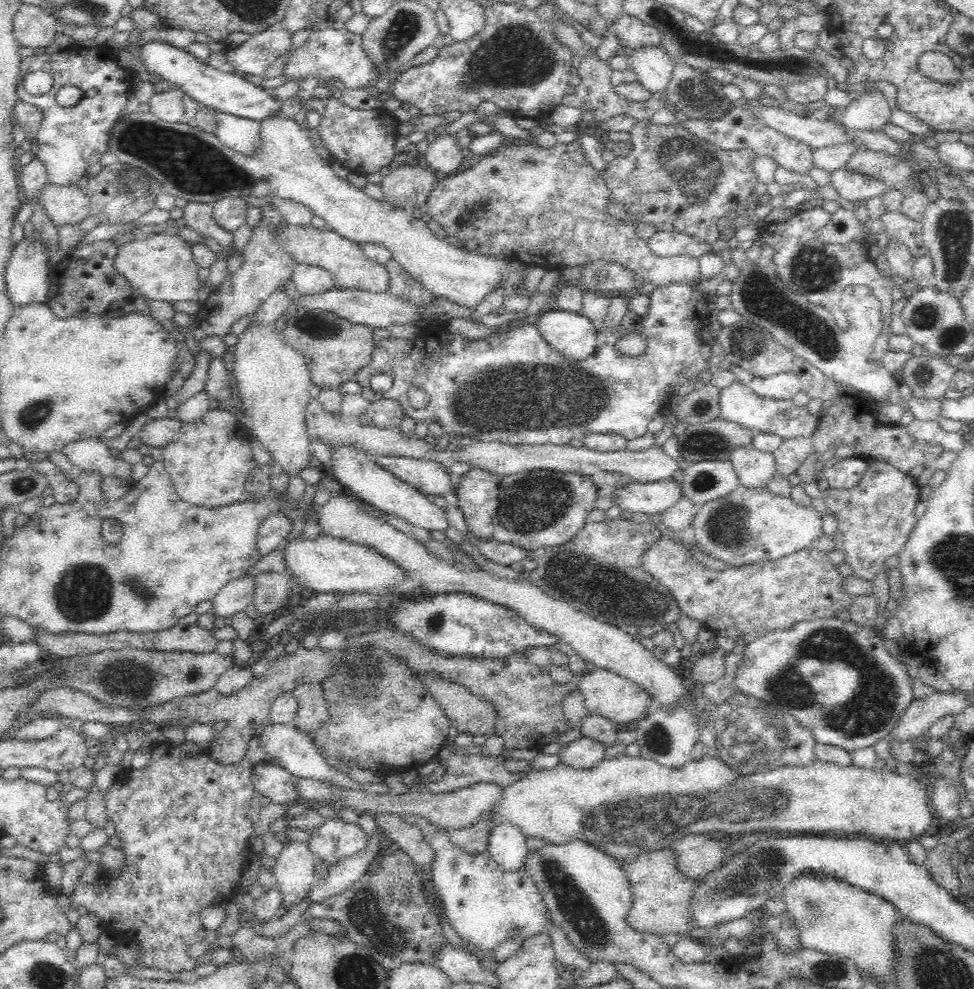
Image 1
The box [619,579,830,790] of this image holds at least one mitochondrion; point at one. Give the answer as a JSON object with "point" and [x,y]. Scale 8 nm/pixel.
{"point":[770,733]}

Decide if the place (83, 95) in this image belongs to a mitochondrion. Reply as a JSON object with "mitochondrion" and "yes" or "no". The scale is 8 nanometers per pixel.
{"mitochondrion":"no"}

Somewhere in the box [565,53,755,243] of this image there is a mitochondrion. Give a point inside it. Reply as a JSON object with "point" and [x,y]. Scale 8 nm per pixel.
{"point":[692,167]}

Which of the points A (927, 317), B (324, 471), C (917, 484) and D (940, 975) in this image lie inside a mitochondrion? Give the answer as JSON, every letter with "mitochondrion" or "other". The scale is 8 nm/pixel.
{"A":"mitochondrion","B":"other","C":"other","D":"mitochondrion"}

